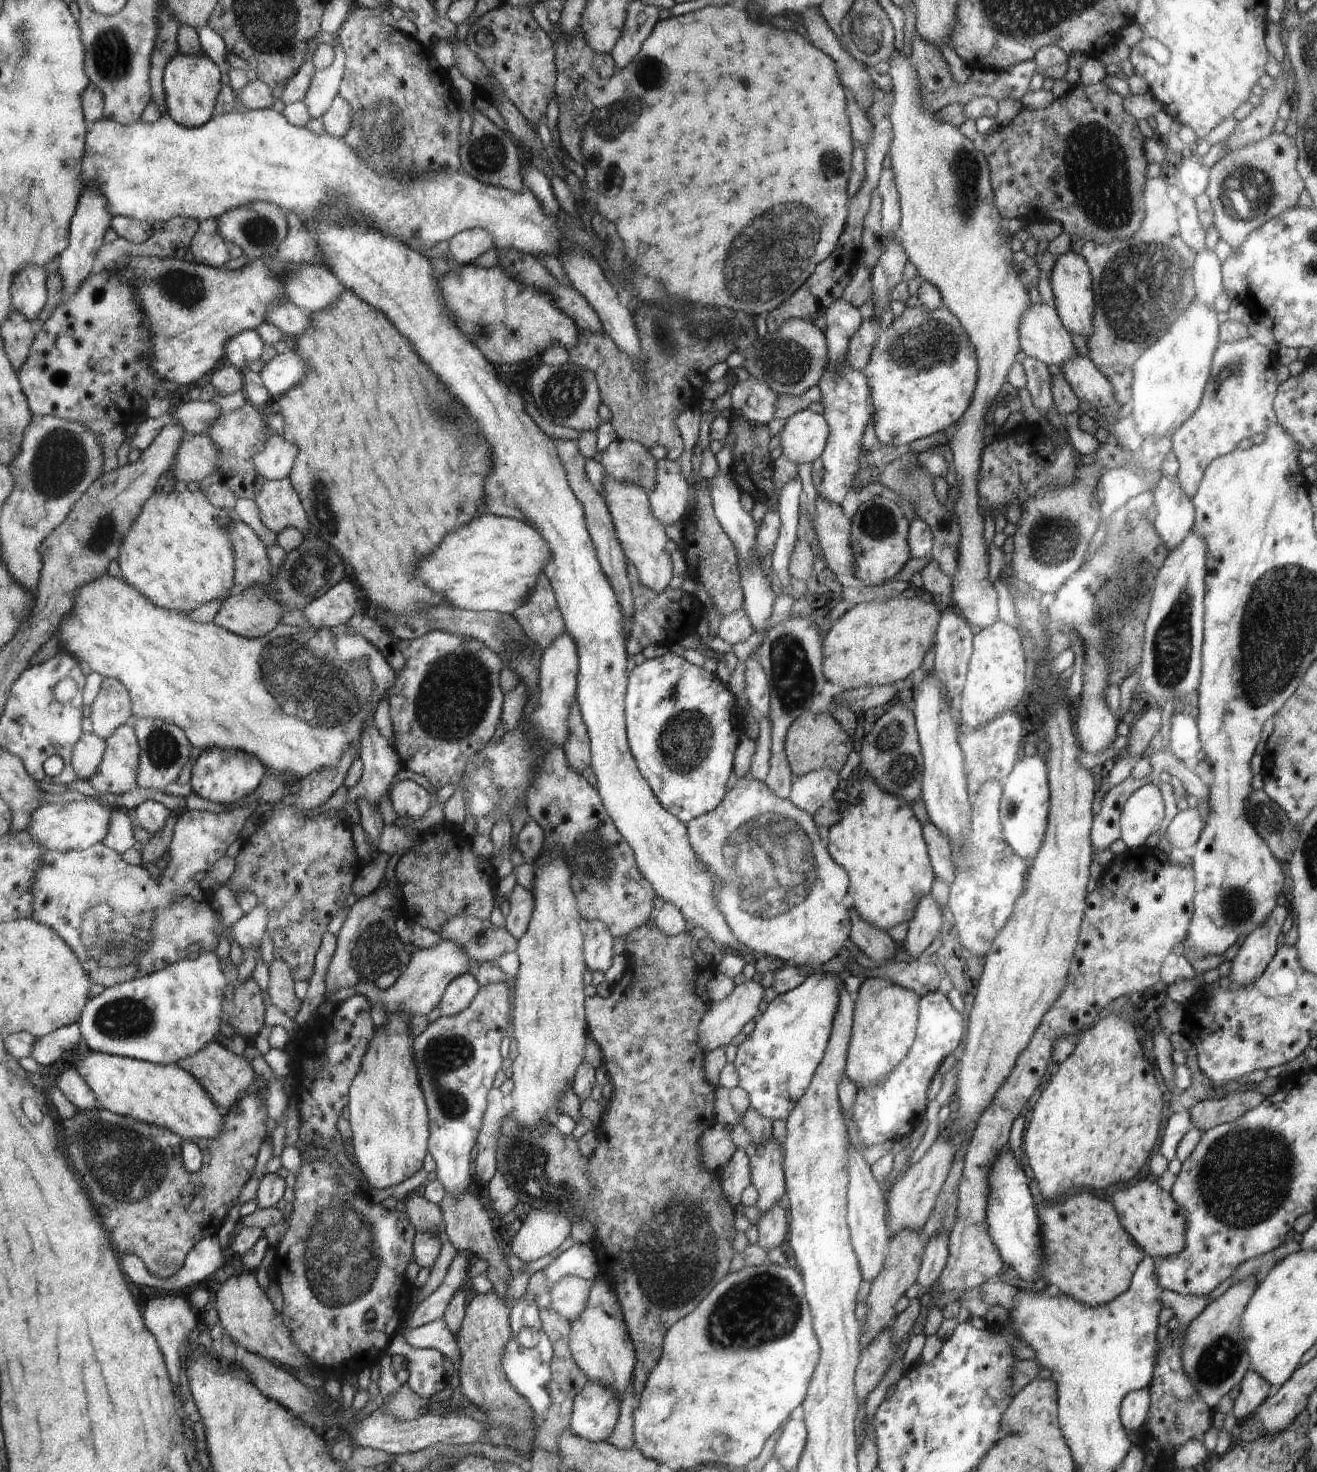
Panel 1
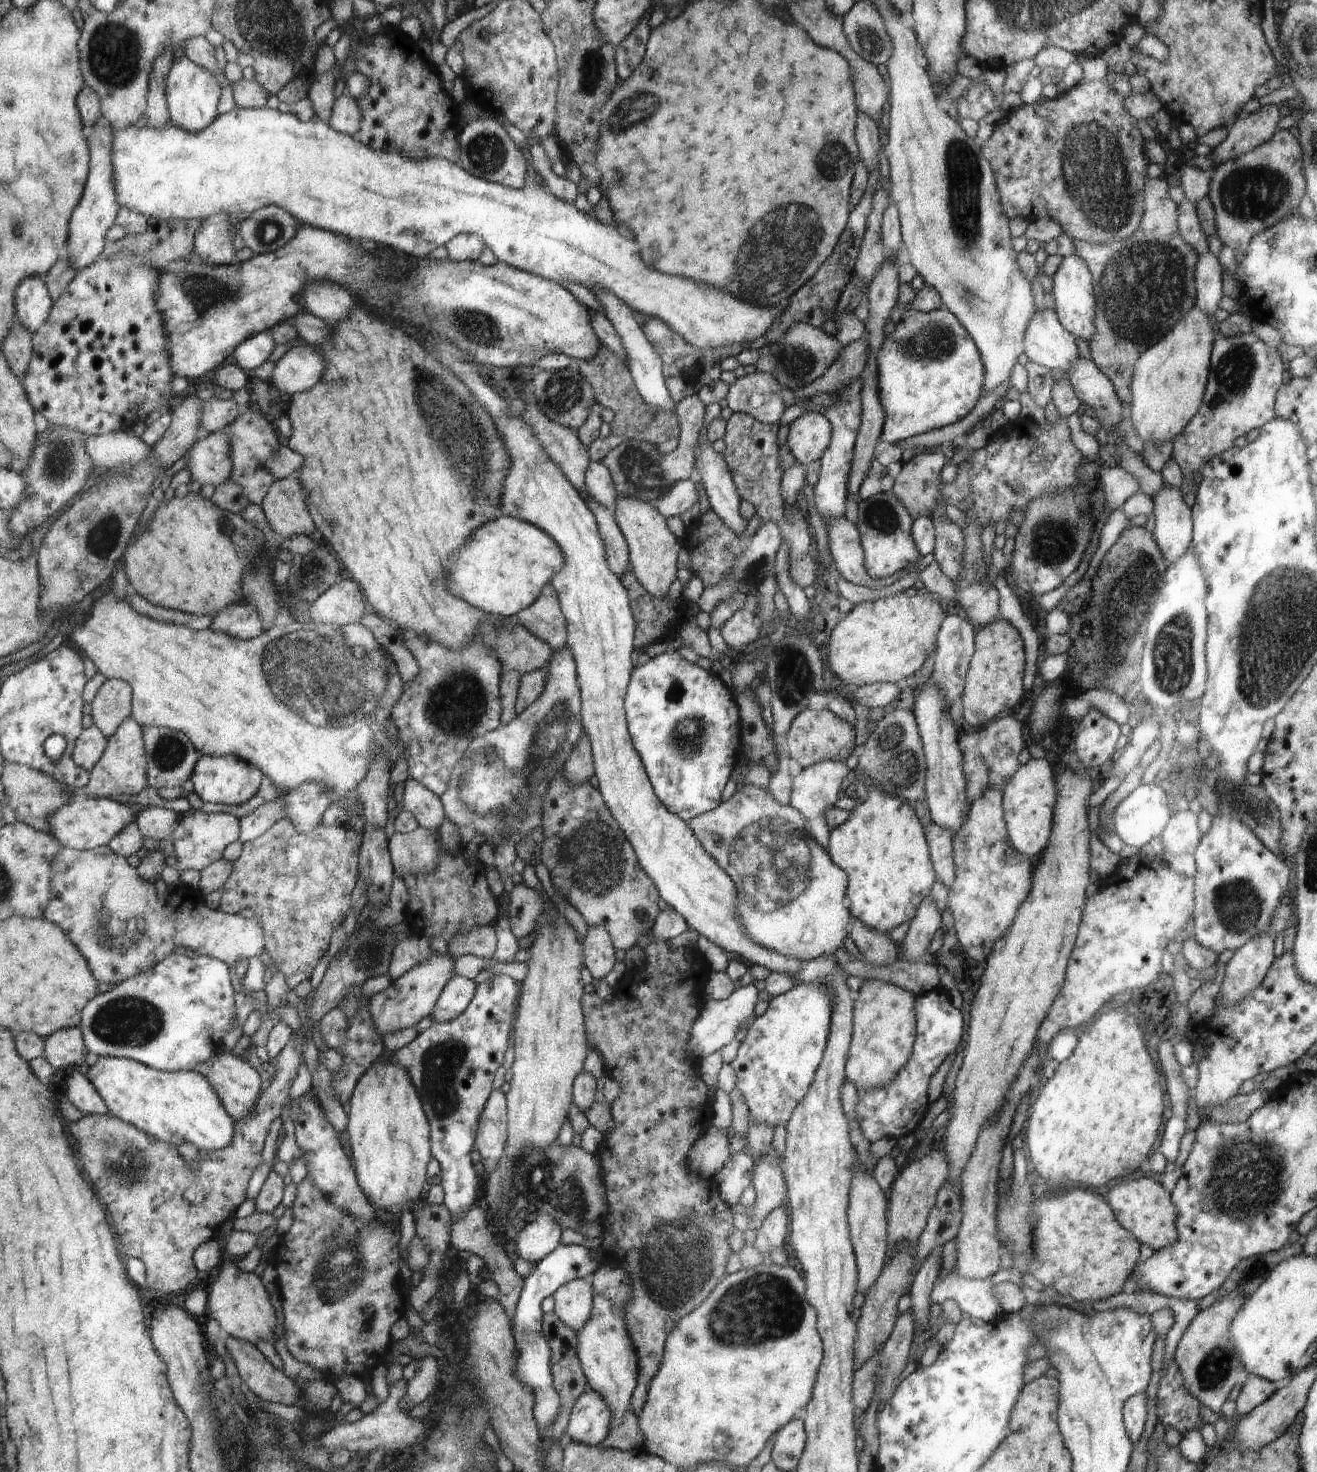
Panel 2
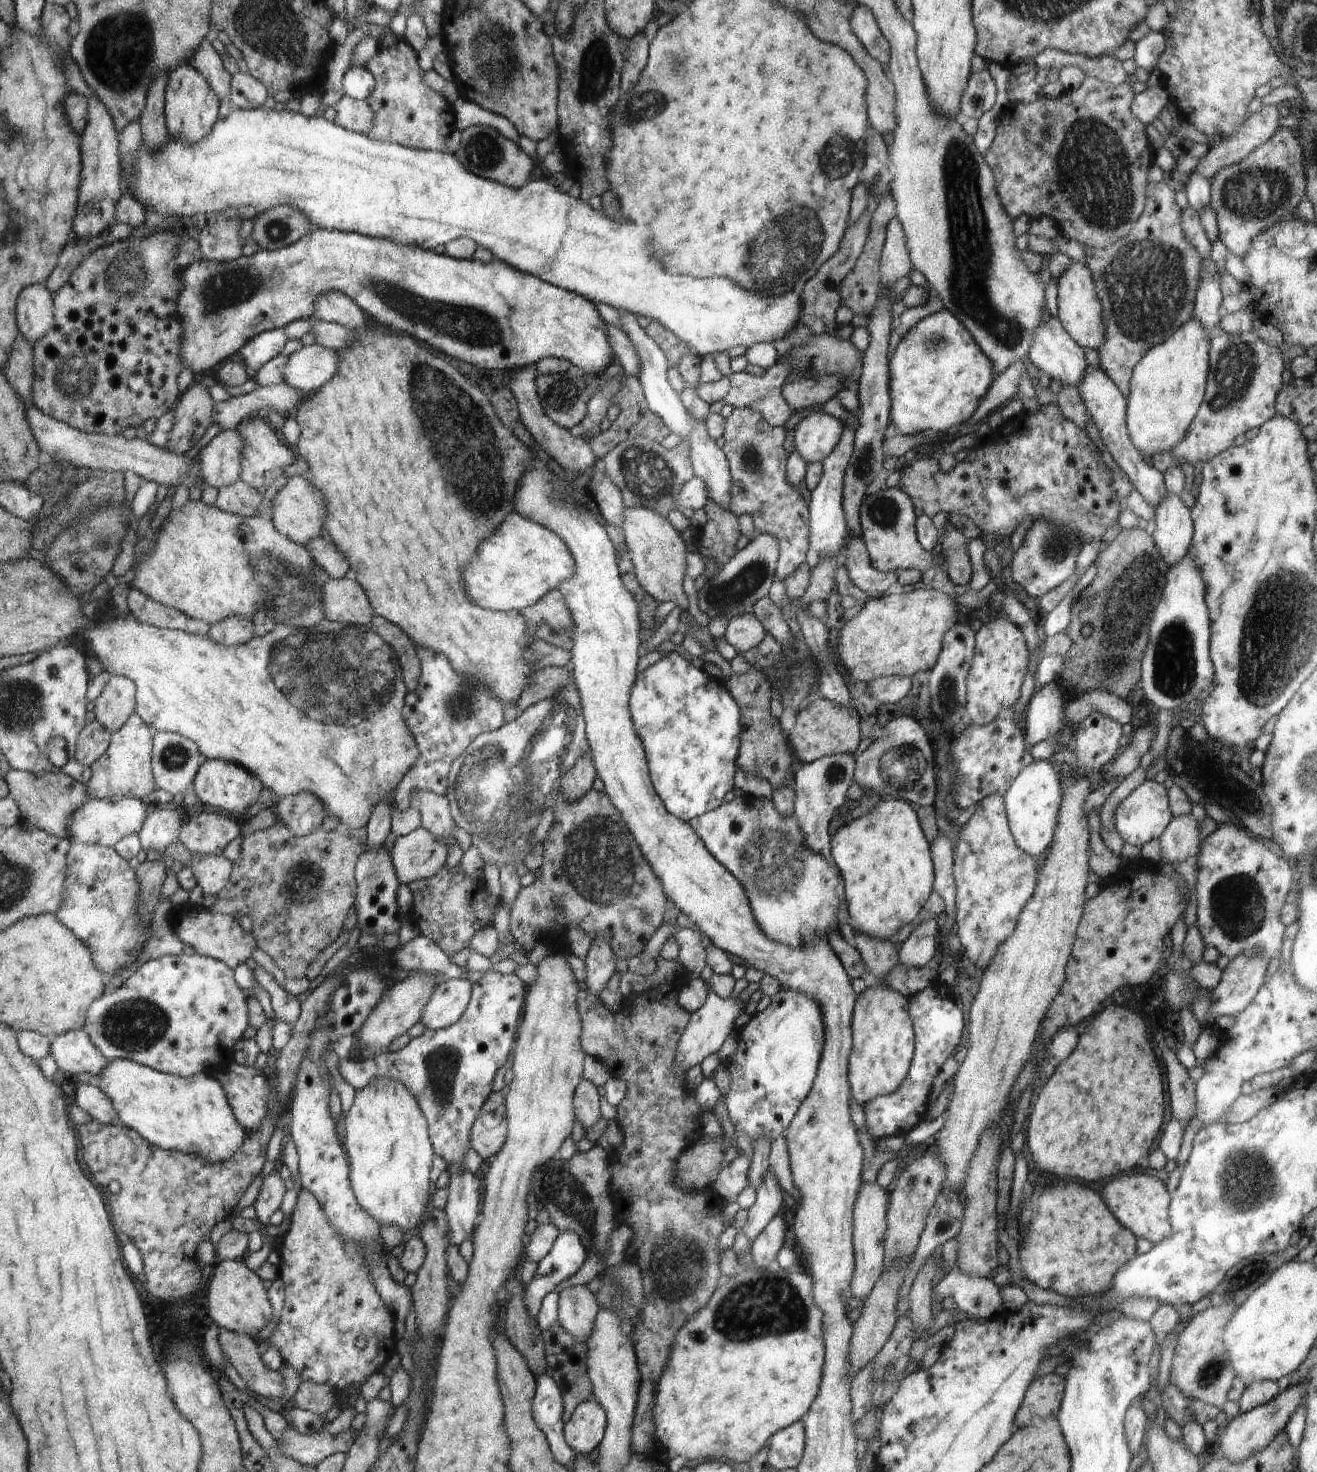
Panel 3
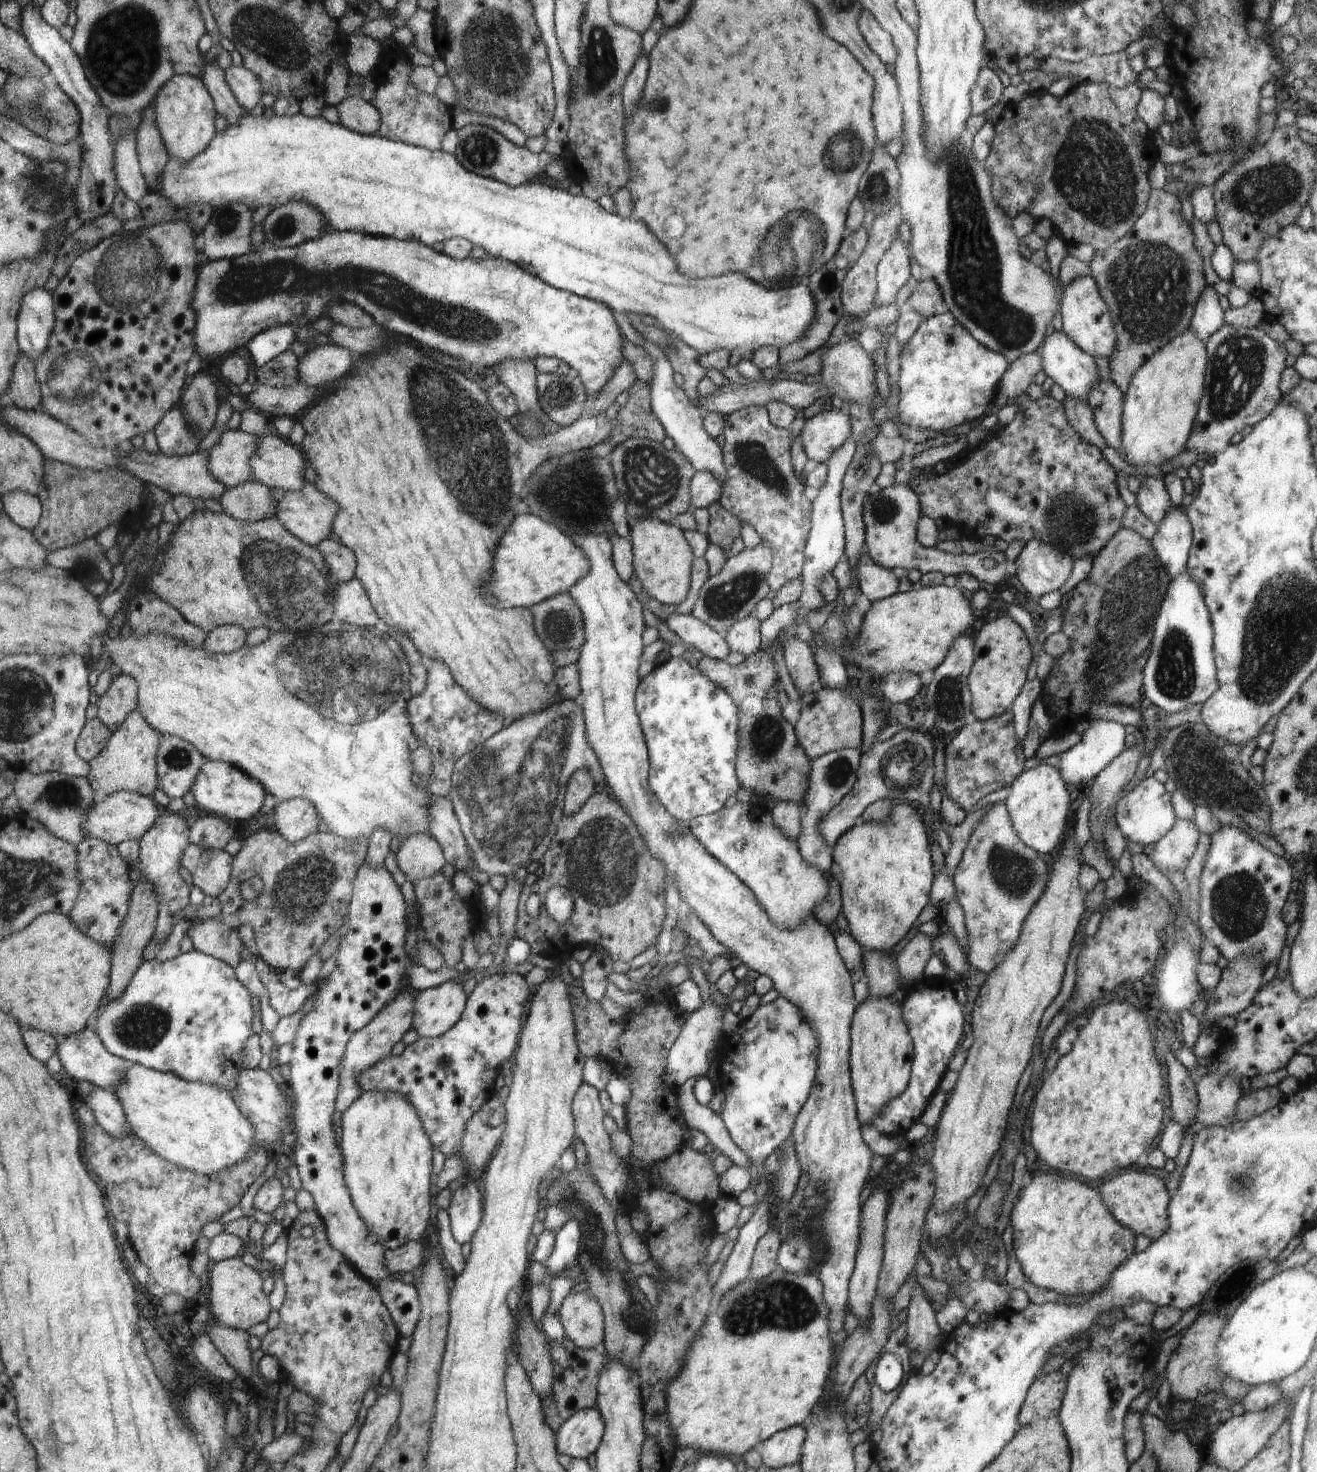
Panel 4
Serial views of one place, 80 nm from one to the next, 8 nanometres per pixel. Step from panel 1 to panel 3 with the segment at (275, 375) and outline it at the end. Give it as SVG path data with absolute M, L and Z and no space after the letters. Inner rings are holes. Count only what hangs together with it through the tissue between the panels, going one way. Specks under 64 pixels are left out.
M316 343L302 345L288 356L282 369L284 383L302 392L314 392L326 384L338 368L334 350L326 350Z

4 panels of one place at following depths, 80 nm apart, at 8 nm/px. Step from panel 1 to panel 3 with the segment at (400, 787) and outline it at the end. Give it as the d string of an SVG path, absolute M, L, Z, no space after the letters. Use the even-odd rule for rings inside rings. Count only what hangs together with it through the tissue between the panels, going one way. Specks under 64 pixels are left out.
M416 790L409 794L407 806L414 808L420 814L421 827L426 828L432 836L440 838L447 848L450 844L457 843L452 833L456 822L452 818L450 804L445 795L438 795L428 790Z

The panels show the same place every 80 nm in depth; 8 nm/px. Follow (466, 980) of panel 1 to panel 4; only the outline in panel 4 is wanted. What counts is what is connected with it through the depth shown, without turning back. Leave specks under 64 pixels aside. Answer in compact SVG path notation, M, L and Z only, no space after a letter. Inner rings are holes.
M449 981L415 993L412 1030L420 1038L438 1038L460 1020L467 1000L460 984Z

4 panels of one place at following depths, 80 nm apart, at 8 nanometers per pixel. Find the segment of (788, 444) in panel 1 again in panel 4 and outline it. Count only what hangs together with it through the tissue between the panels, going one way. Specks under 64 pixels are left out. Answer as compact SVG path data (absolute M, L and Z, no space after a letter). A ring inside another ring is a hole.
M847 409L820 412L806 420L800 434L808 459L828 463L853 436L853 422Z

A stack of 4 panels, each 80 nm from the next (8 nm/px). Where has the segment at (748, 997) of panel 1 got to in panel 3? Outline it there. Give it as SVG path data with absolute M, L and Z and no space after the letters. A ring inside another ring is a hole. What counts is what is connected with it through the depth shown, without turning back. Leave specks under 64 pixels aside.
M708 987L709 992L705 1003L696 1012L689 1017L689 1024L678 1040L677 1052L674 1052L673 1063L676 1070L686 1074L690 1068L694 1068L696 1064L700 1064L706 1056L714 1054L720 1050L720 1046L726 1042L726 1038L732 1034L734 1030L734 1022L736 1018L744 1012L746 1008L746 1000L742 1002L742 998L734 996L734 998L724 999Z

